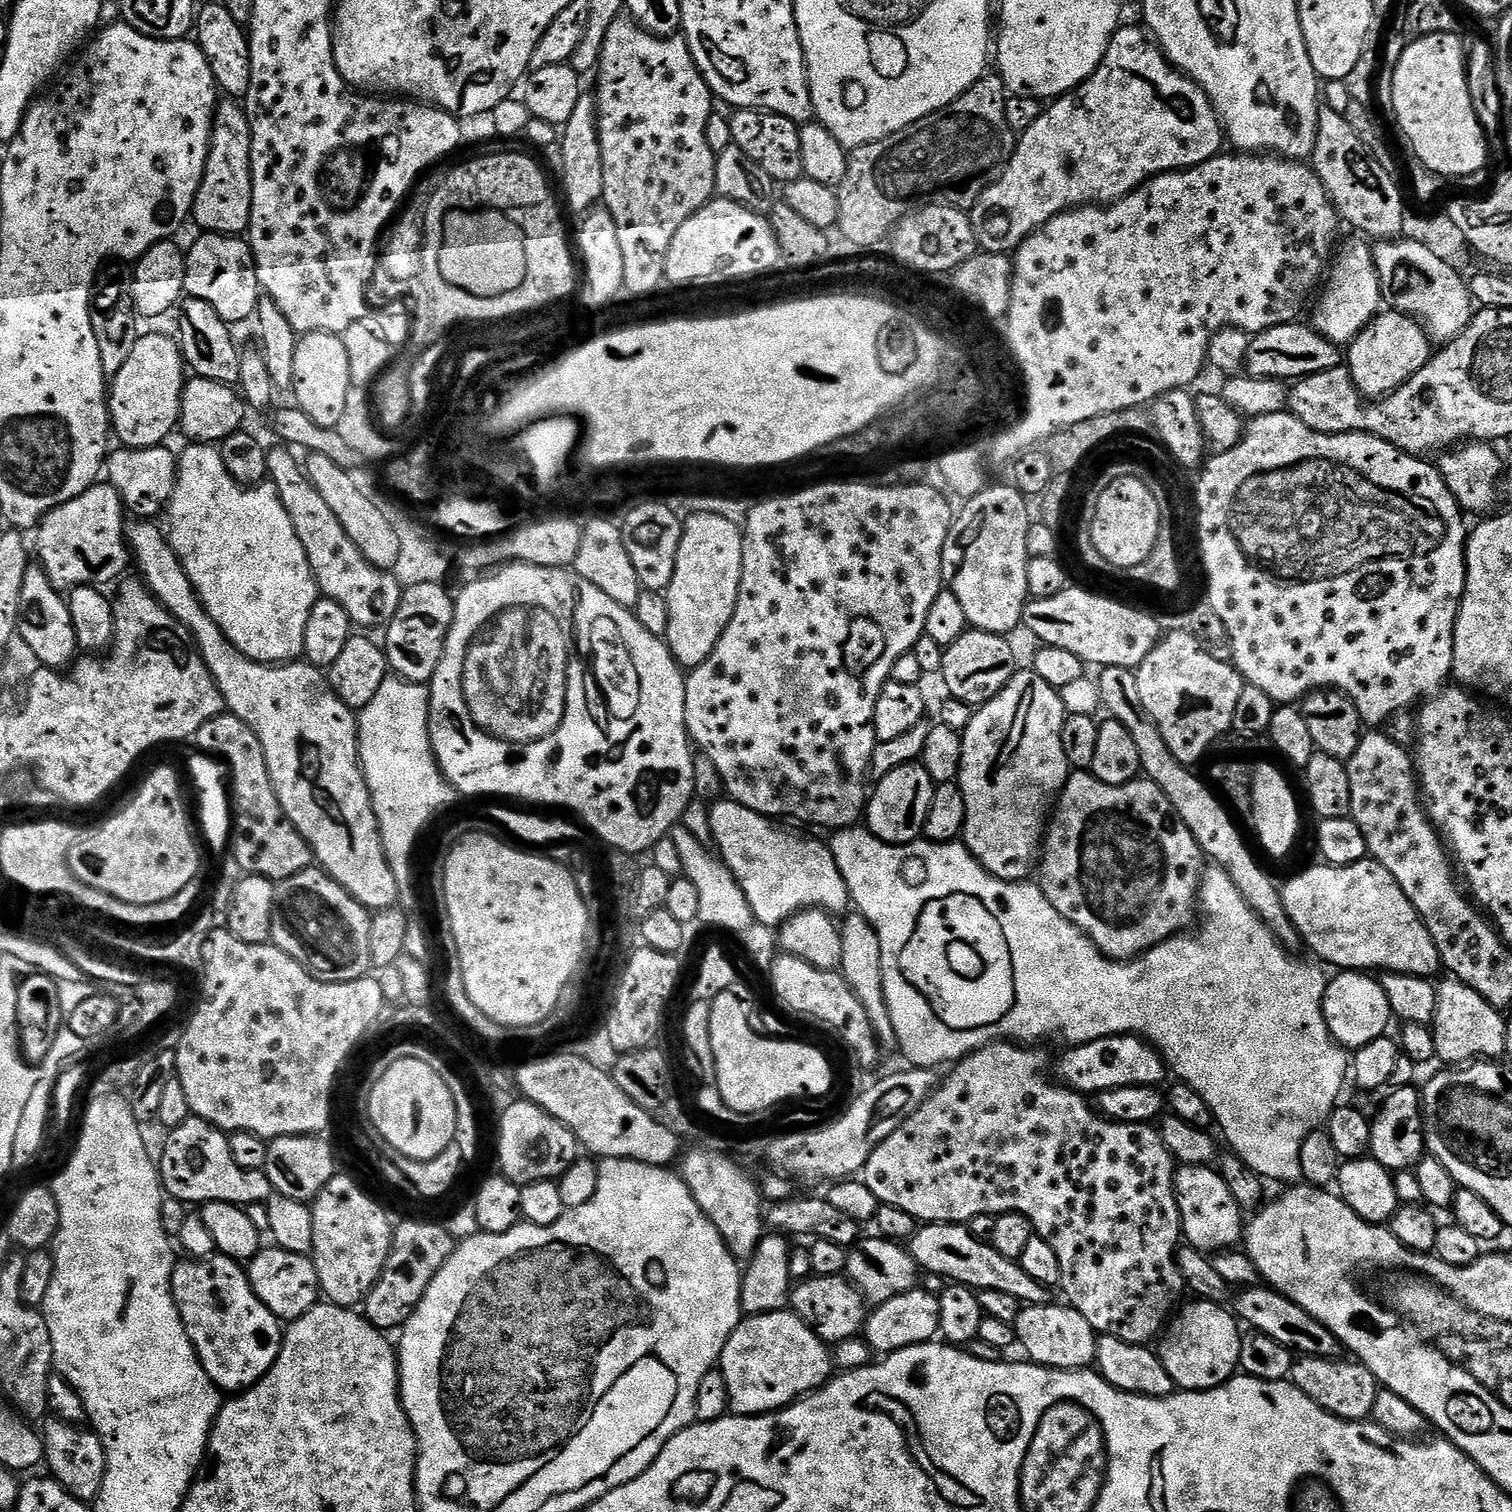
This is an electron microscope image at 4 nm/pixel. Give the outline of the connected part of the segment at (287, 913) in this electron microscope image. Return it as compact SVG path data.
M313 866L276 884L272 939L278 950L290 954L303 968L329 981L341 984L363 980L373 971L370 958L370 922L373 913L358 903L335 878L323 868Z

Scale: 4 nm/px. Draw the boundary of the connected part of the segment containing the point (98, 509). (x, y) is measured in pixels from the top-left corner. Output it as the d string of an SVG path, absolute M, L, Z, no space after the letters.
M97 482L78 494L78 498L47 512L34 532L34 556L52 585L71 590L119 581L125 575L123 572L130 568L124 516L126 509L118 490L107 482Z

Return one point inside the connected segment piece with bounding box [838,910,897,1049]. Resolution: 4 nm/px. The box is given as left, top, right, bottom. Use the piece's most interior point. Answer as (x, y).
(861, 964)

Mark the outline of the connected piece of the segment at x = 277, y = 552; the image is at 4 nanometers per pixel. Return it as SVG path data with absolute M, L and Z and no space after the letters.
M192 442L187 446L184 453L179 453L176 489L166 509L166 535L174 554L178 554L210 618L218 622L222 634L226 634L246 658L259 664L299 661L304 655L306 622L316 605L318 589L306 550L302 550L302 542L298 542L298 534L294 534L294 522L290 522L290 514L286 514L278 490L271 482L257 484L255 488L243 488L234 482L216 444Z

